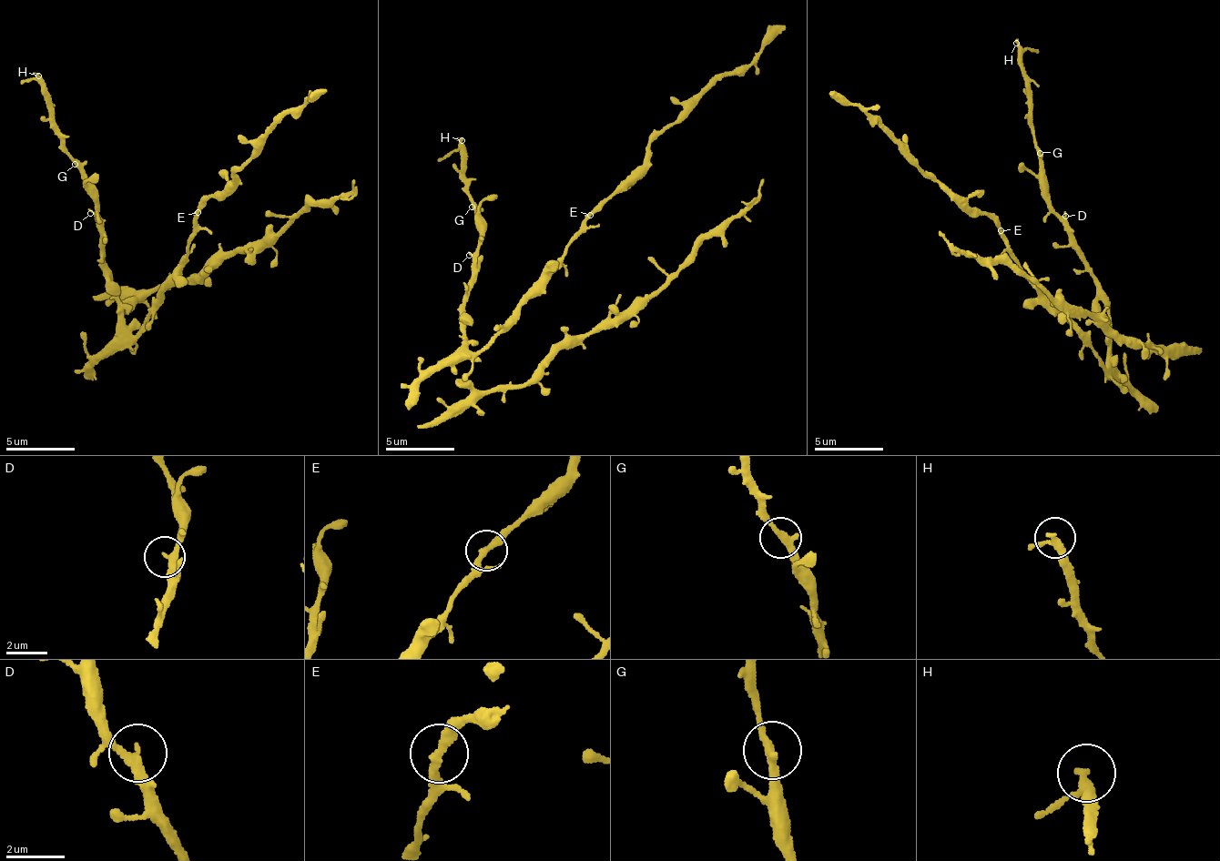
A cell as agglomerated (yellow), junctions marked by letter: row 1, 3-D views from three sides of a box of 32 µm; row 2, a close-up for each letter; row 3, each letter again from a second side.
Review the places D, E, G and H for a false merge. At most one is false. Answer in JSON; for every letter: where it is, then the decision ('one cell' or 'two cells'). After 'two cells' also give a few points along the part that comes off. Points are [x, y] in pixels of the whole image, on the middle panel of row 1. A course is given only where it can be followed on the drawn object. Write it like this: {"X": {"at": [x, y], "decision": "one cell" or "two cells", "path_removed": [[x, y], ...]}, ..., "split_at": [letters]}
{"D": {"at": [469, 255], "decision": "one cell"}, "E": {"at": [590, 215], "decision": "one cell"}, "G": {"at": [472, 207], "decision": "one cell"}, "H": {"at": [462, 140], "decision": "one cell"}, "split_at": []}

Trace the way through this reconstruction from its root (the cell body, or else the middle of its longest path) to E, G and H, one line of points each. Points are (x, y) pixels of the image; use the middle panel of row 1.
E: (498, 329), (565, 255), (568, 244), (589, 216)
G: (498, 329), (478, 350), (466, 350), (470, 345), (462, 314), (481, 234), (477, 213), (472, 207)
H: (498, 329), (478, 350), (466, 350), (470, 345), (462, 314), (481, 234), (464, 173), (467, 158), (462, 140)

